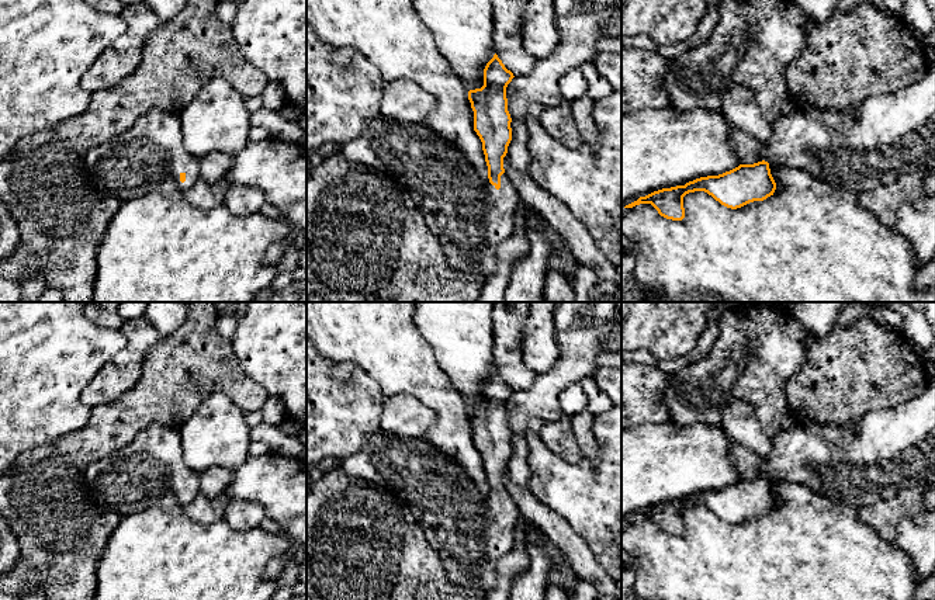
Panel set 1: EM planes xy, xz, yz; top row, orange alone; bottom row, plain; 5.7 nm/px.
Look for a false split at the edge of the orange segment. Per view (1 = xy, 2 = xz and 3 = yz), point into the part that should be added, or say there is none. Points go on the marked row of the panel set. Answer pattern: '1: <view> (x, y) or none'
1: xy (134, 163)
2: xz (470, 218)
3: yz (887, 137)

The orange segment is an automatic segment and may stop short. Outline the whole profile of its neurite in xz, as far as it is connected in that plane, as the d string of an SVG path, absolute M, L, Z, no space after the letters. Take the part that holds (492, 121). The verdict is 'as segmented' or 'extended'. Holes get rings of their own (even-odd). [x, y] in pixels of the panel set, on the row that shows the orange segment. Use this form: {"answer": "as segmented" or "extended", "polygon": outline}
{"answer": "extended", "polygon": "M495 53L484 69L484 86L468 91L474 131L482 142L488 166L486 178L478 176L461 149L425 124L389 122L381 114L366 125L357 139L342 145L339 150L346 159L394 177L409 193L427 228L441 243L450 266L482 282L496 271L498 247L515 233L515 211L520 204L519 194L503 169L503 157L512 141L506 87L513 77Z"}

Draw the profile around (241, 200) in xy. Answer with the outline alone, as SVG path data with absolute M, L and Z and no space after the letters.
M231 184L224 198L224 205L238 216L259 212L264 202L262 190L243 184Z

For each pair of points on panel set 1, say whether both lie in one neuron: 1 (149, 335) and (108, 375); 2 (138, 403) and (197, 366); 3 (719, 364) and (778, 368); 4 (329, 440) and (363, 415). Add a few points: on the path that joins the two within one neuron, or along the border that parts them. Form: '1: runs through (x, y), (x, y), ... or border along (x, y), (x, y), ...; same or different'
1: runs through (138, 346), (120, 370); same
2: runs through (152, 399), (183, 370); same
3: runs through (733, 364), (764, 364); same
4: runs through (338, 432), (355, 415); same

